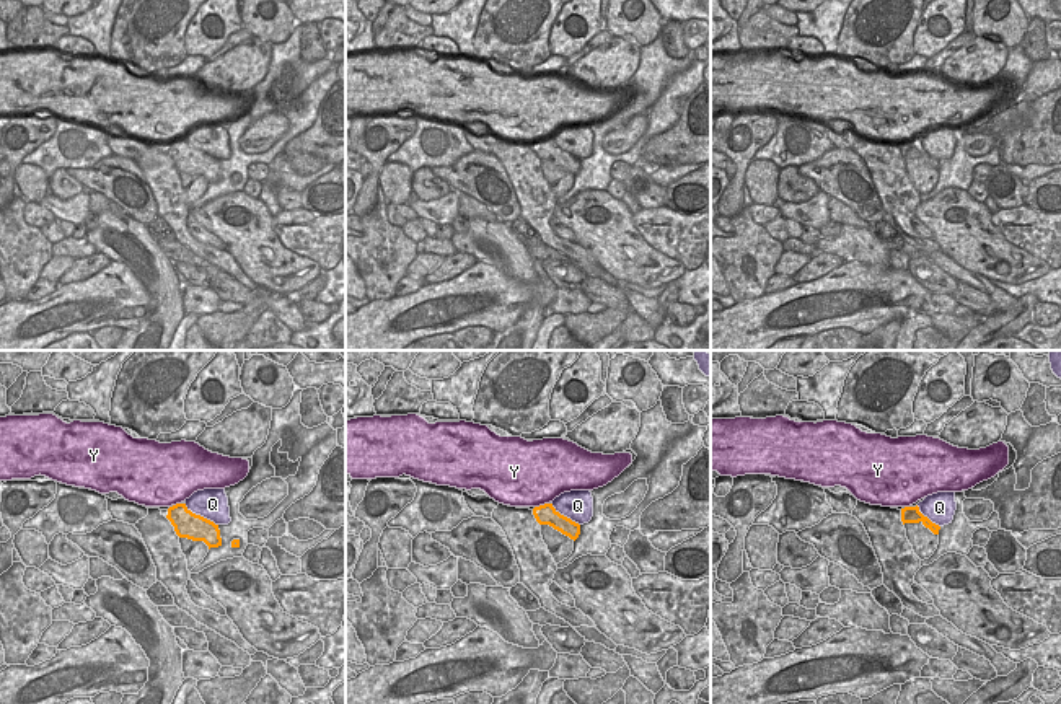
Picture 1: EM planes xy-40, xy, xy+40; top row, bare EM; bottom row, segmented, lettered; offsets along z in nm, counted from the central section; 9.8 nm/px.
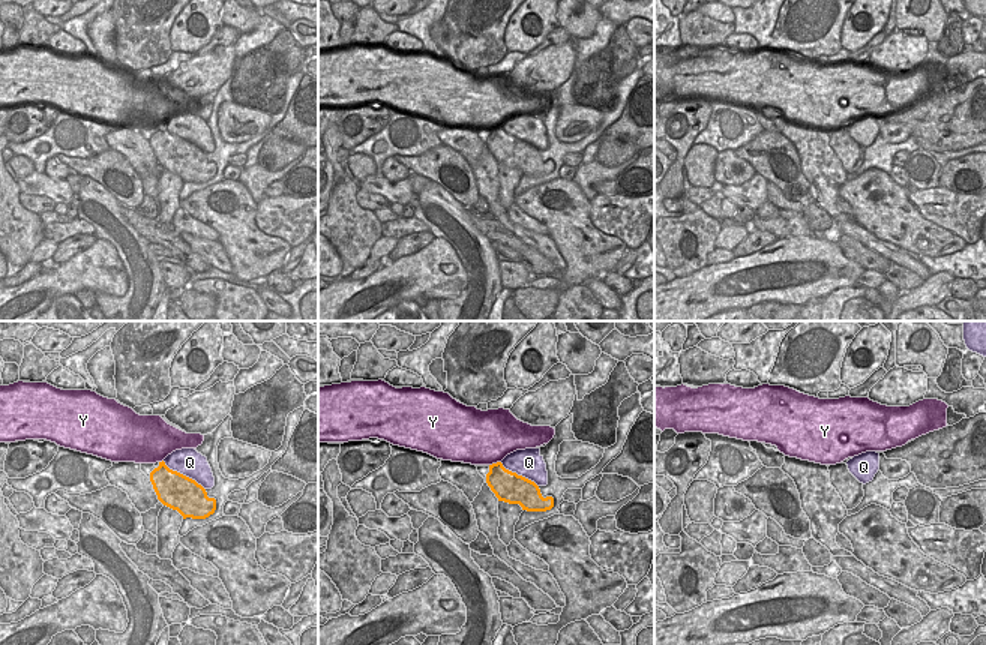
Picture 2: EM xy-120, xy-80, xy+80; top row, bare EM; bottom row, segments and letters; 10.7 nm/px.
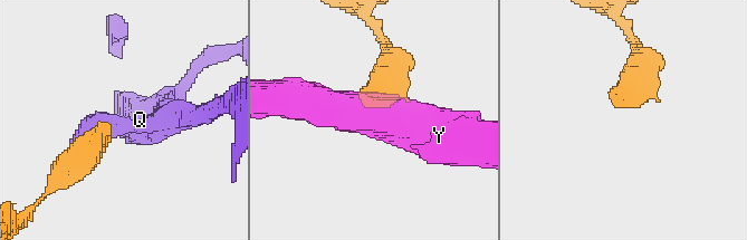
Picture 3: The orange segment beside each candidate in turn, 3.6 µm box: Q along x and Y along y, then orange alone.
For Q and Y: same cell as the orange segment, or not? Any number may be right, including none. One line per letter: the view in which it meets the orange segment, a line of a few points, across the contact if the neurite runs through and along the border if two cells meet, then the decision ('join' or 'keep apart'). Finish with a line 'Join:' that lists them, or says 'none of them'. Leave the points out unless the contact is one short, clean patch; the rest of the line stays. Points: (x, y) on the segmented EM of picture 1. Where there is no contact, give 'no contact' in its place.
Q: meets orange in xy-40; keep apart
Y: meets orange in xy; line xy (548, 502), (535, 507); keep apart
Join: none of them

